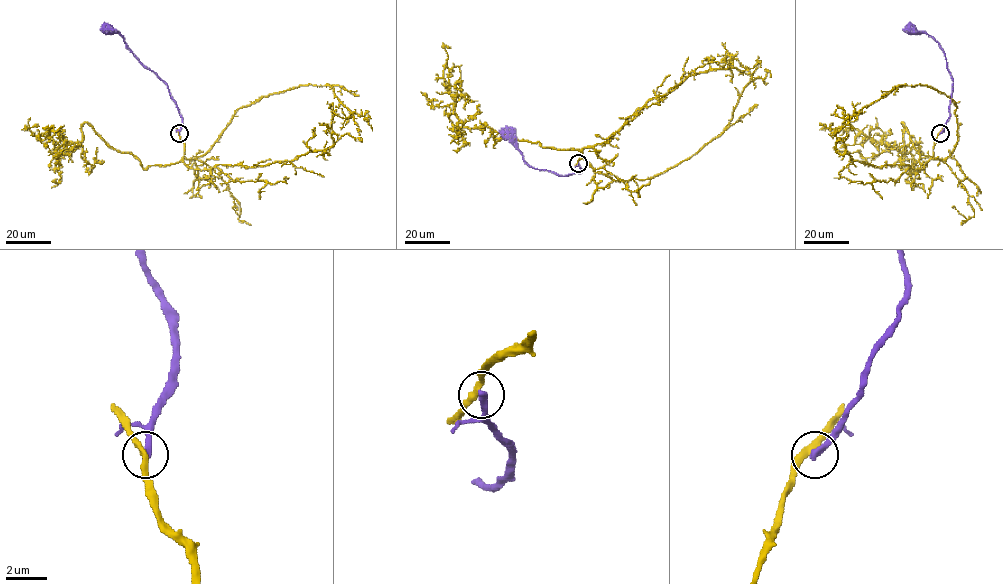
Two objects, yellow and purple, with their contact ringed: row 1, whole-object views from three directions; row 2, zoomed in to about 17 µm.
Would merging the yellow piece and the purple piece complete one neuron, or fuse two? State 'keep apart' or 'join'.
keep apart

